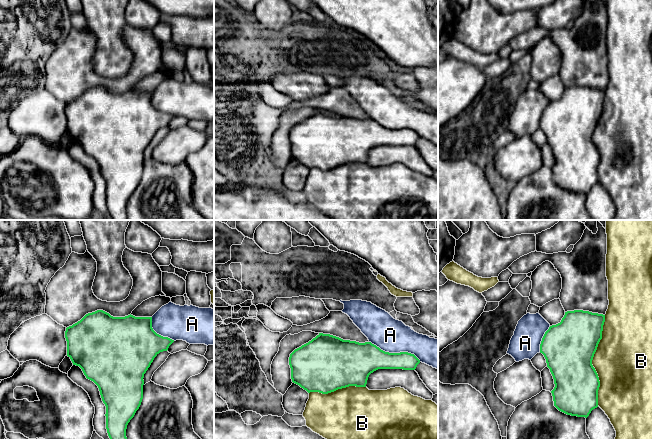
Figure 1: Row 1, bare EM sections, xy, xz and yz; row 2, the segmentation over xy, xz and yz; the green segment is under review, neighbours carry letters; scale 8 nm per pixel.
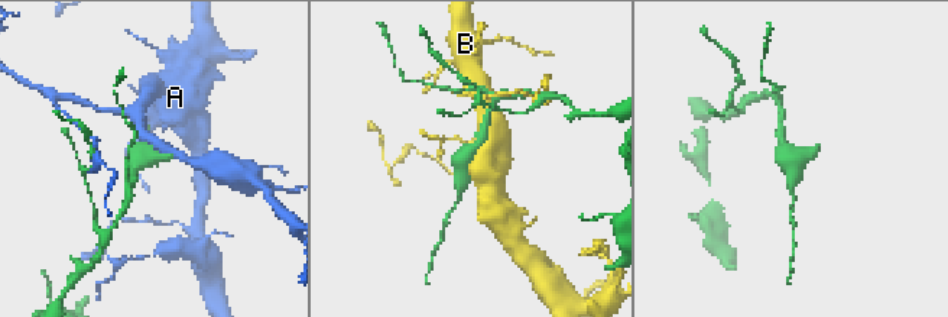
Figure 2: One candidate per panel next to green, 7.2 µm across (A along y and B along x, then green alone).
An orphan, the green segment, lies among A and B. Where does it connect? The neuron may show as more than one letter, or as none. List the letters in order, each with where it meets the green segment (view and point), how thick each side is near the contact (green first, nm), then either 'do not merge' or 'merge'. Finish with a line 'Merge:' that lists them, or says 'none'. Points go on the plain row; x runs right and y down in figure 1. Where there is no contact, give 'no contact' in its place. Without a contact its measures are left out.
A: xz (395, 129) | 260/280 nm | do not merge
B: yz (592, 135) | 420/460 nm | do not merge
Merge: none

